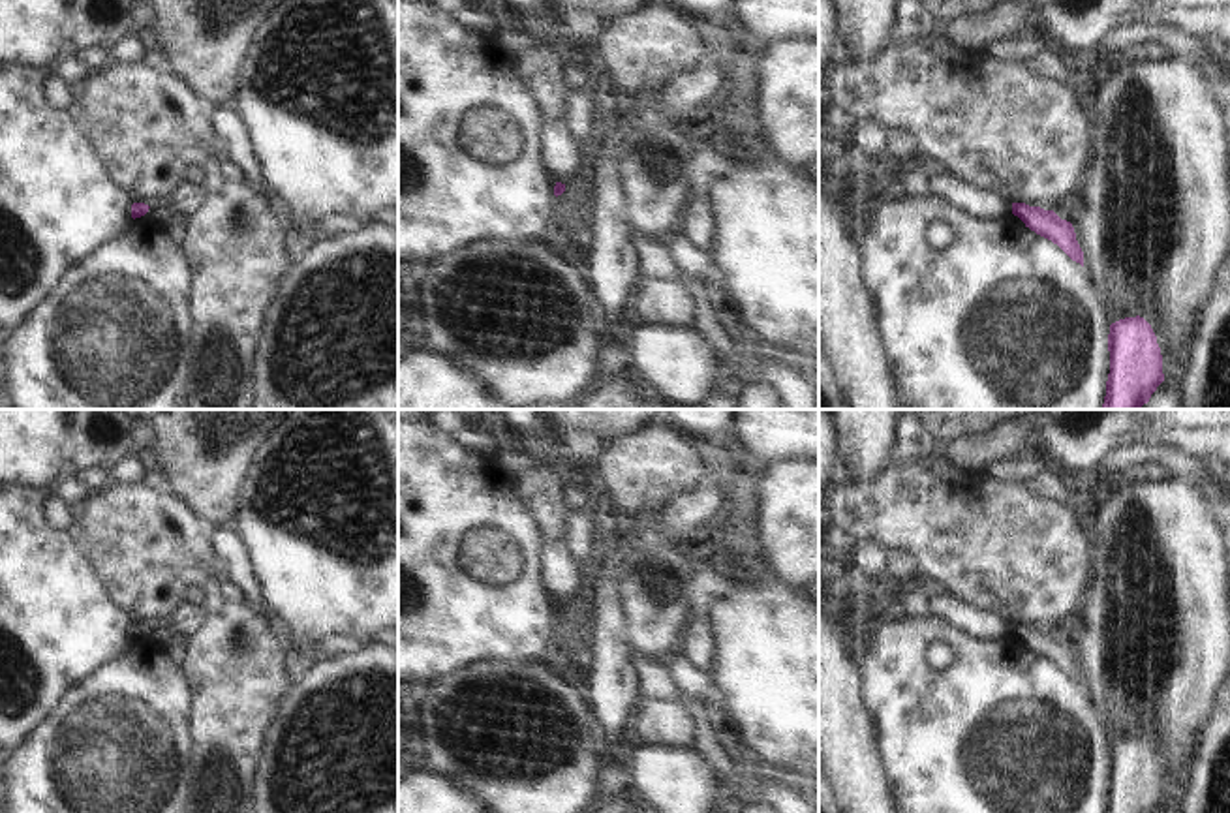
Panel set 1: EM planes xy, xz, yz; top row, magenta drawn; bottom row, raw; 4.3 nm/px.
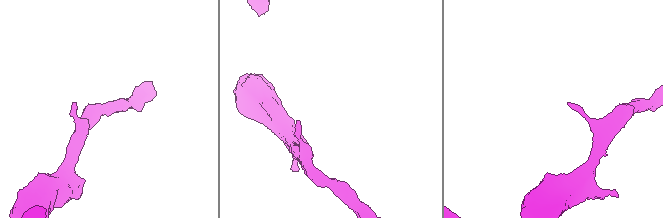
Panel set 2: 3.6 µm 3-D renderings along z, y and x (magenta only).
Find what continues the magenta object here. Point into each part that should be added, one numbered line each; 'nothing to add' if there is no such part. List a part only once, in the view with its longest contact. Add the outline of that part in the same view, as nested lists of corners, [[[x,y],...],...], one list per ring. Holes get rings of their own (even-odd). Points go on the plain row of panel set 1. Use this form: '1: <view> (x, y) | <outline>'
nothing to add

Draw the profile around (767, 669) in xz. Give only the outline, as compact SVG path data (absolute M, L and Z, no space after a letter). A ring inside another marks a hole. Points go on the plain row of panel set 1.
M729 571L729 591L704 610L712 621L717 657L708 672L721 691L740 742L777 772L819 777L819 601L798 595L772 605L755 584Z

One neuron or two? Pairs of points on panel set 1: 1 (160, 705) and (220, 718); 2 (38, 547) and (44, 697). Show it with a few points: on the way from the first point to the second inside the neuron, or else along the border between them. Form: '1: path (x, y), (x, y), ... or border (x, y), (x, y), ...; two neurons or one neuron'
1: border (184, 669), (194, 690), (194, 757); two neurons
2: path (38, 584), (38, 659); one neuron

